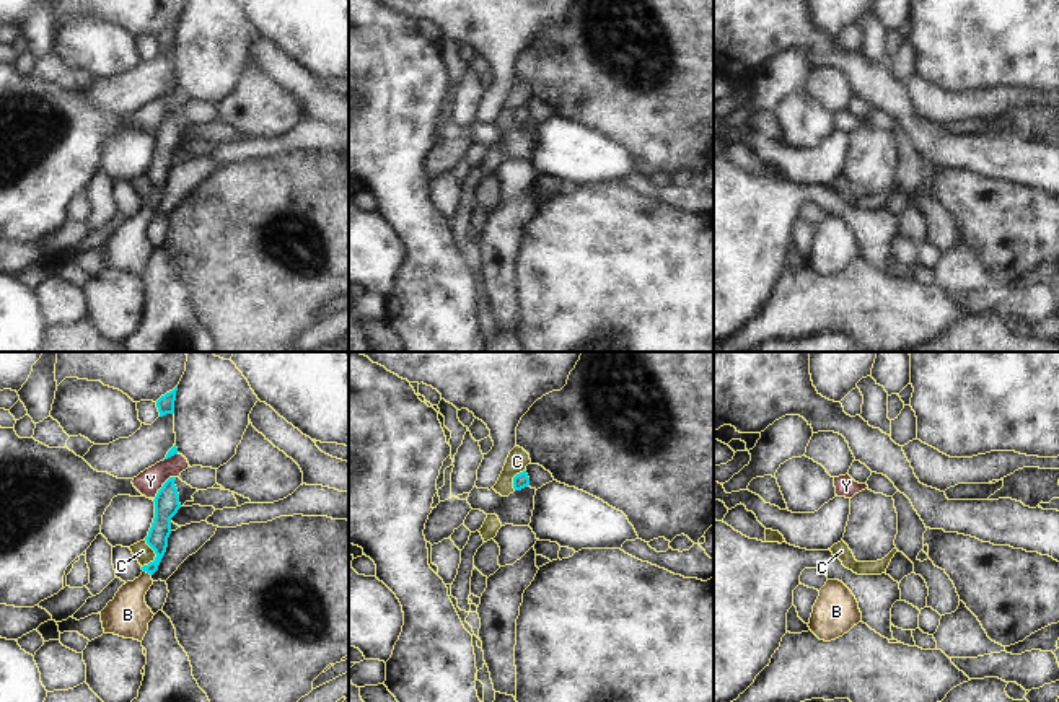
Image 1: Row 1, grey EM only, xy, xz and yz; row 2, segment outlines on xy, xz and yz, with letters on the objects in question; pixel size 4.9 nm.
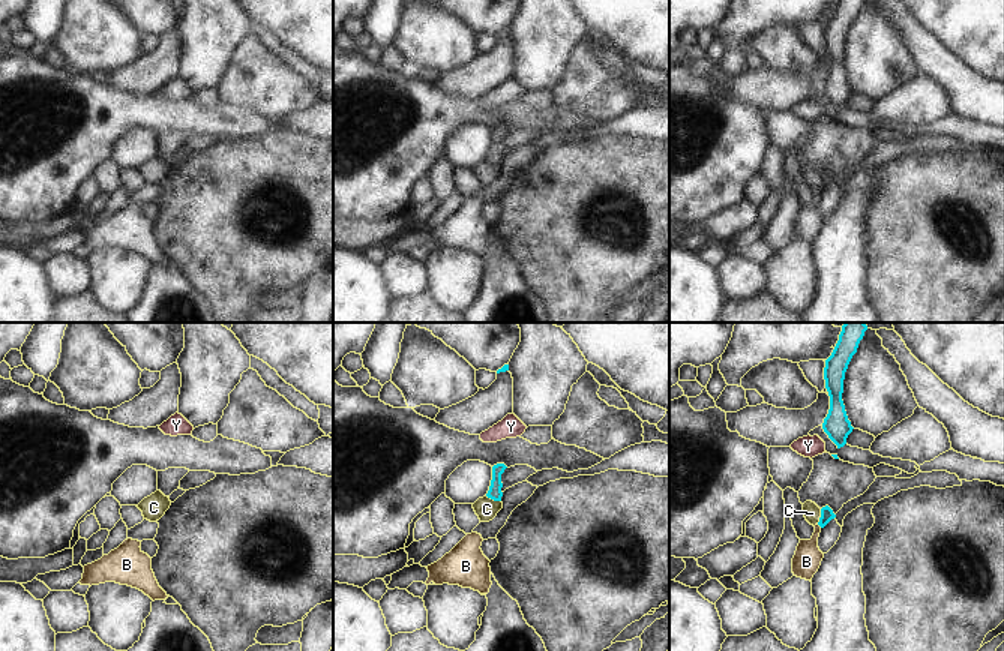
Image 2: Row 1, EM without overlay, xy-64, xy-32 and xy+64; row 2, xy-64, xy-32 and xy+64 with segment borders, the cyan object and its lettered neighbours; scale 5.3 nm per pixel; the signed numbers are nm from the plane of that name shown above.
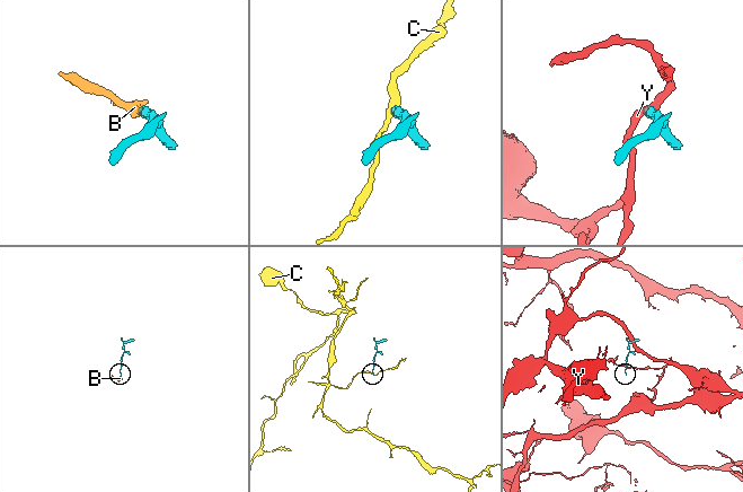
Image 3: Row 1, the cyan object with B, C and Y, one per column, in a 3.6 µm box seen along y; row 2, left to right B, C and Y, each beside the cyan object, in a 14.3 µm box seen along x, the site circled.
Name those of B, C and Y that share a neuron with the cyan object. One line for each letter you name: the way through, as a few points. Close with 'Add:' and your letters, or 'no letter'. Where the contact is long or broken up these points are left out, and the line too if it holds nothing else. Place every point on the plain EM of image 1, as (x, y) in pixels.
B: across xy (157, 175), (158, 194), (147, 207), (131, 232), (127, 250)
Add: B

